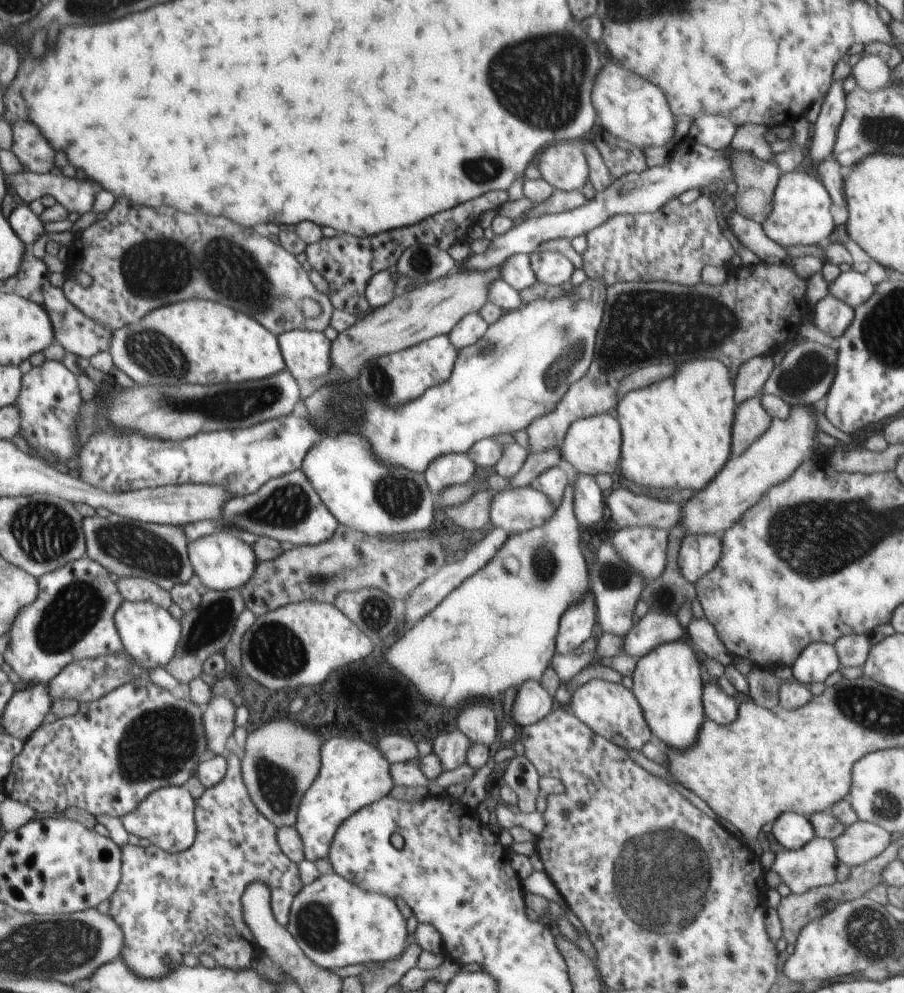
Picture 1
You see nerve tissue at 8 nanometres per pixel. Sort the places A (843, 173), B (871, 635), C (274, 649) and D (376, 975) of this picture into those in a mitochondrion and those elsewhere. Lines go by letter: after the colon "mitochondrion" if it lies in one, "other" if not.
A: other
B: other
C: mitochondrion
D: mitochondrion

